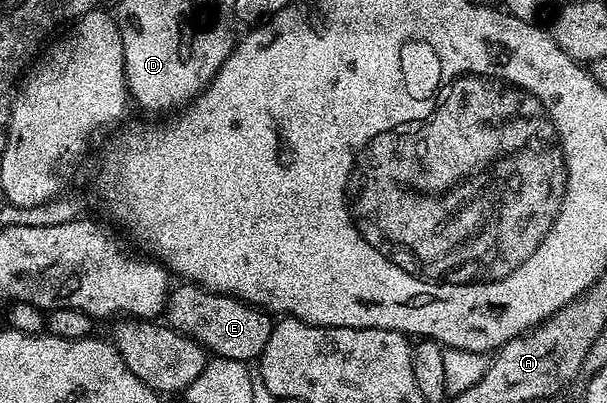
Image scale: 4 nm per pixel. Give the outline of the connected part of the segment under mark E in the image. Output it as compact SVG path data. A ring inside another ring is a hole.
M177 285L172 287L163 311L164 321L172 330L193 338L210 355L219 358L230 358L246 364L260 359L273 331L274 319L266 311L259 306L252 306L250 302L243 302L232 294L216 294L206 286Z

